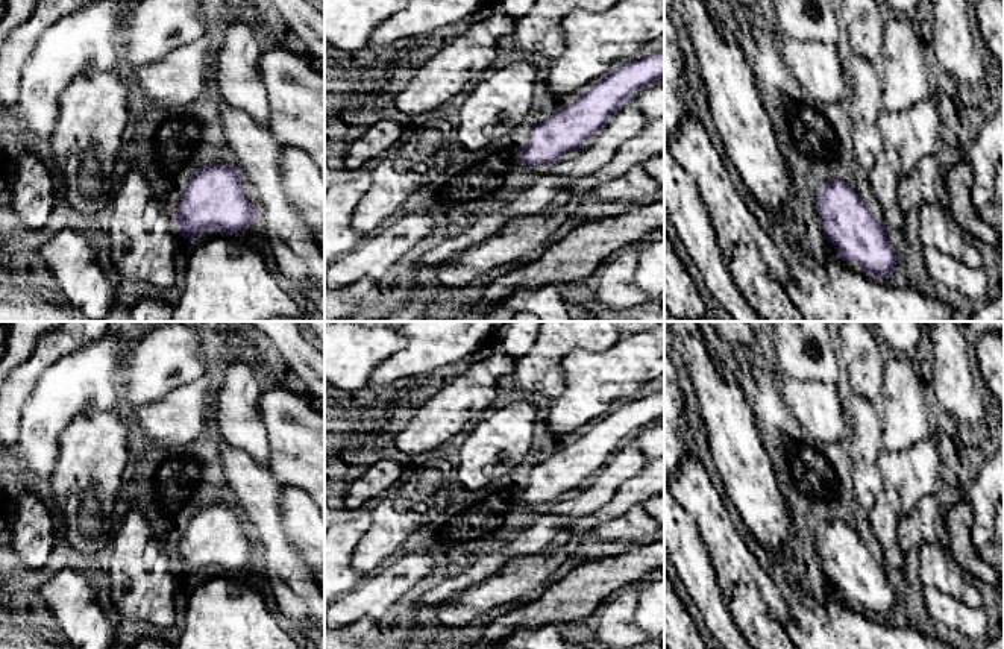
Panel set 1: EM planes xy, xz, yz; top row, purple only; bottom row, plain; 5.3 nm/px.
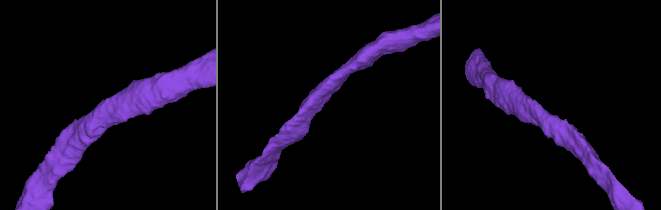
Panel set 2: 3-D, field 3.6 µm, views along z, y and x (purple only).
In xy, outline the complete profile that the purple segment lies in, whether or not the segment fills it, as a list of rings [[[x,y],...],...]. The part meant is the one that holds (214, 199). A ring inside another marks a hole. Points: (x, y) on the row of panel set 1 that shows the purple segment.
[[[212,164],[194,173],[174,220],[184,238],[211,229],[238,232],[258,221],[258,206],[244,194],[238,167]]]

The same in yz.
[[[830,179],[816,194],[816,211],[825,238],[843,261],[855,261],[866,274],[893,274],[899,259],[886,224],[846,183]]]

